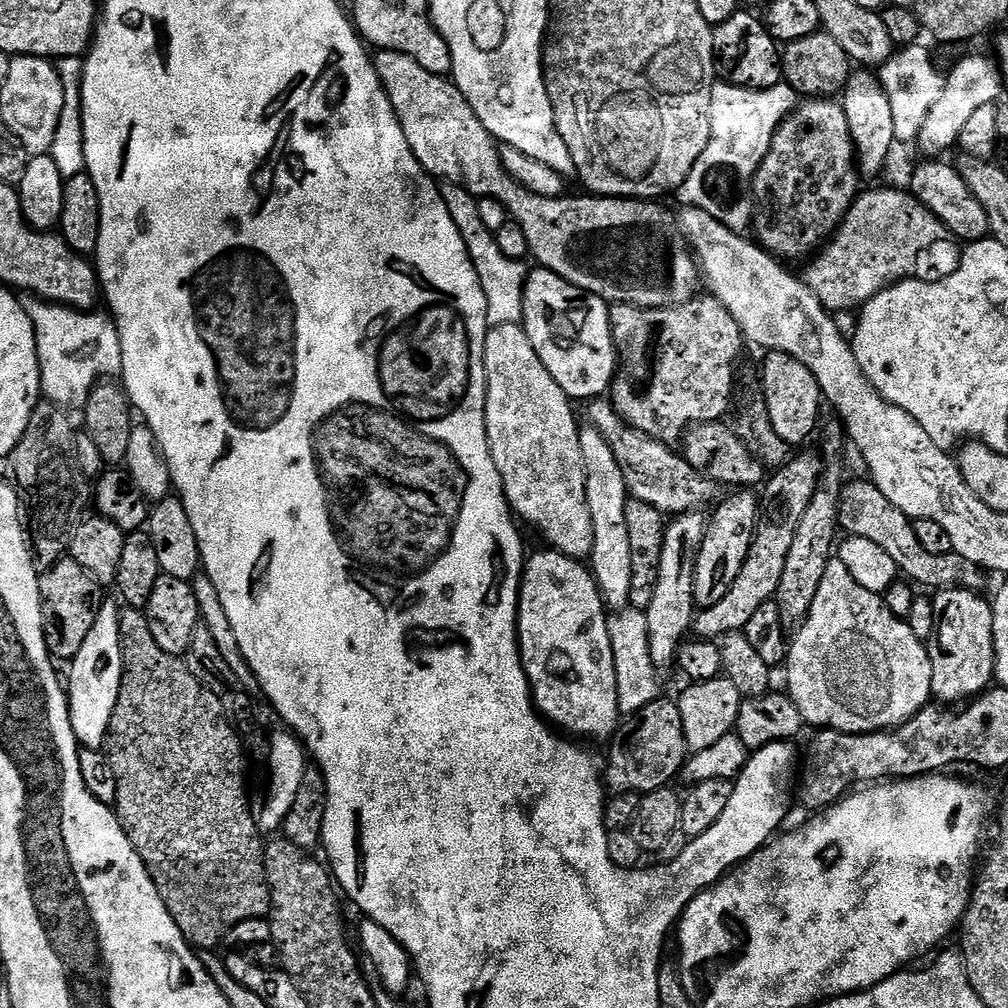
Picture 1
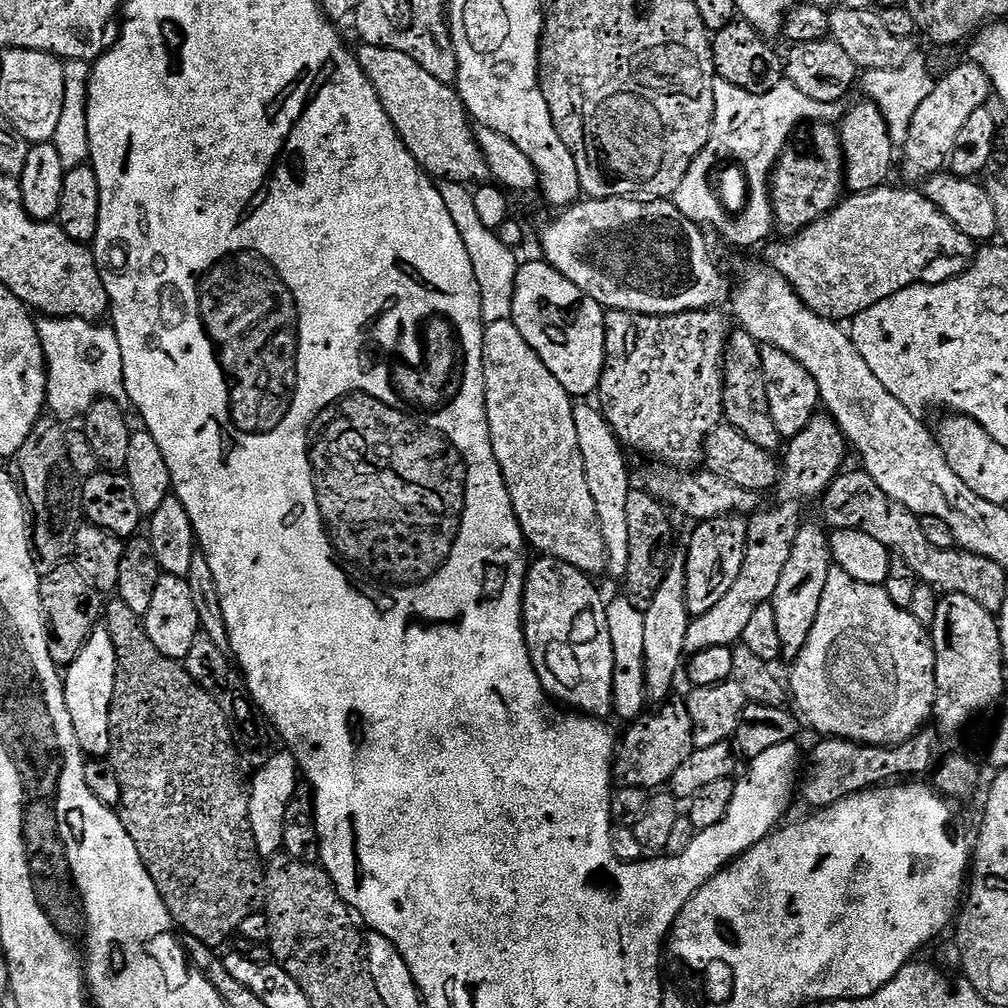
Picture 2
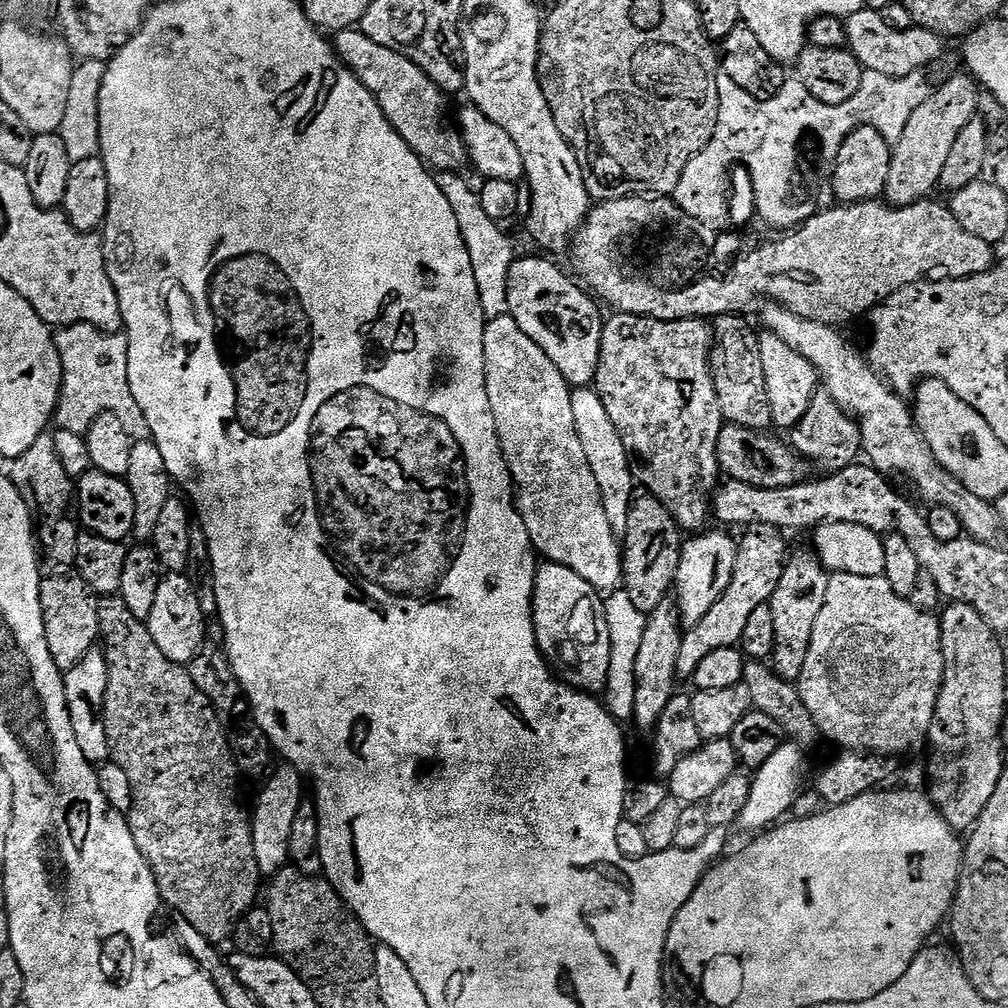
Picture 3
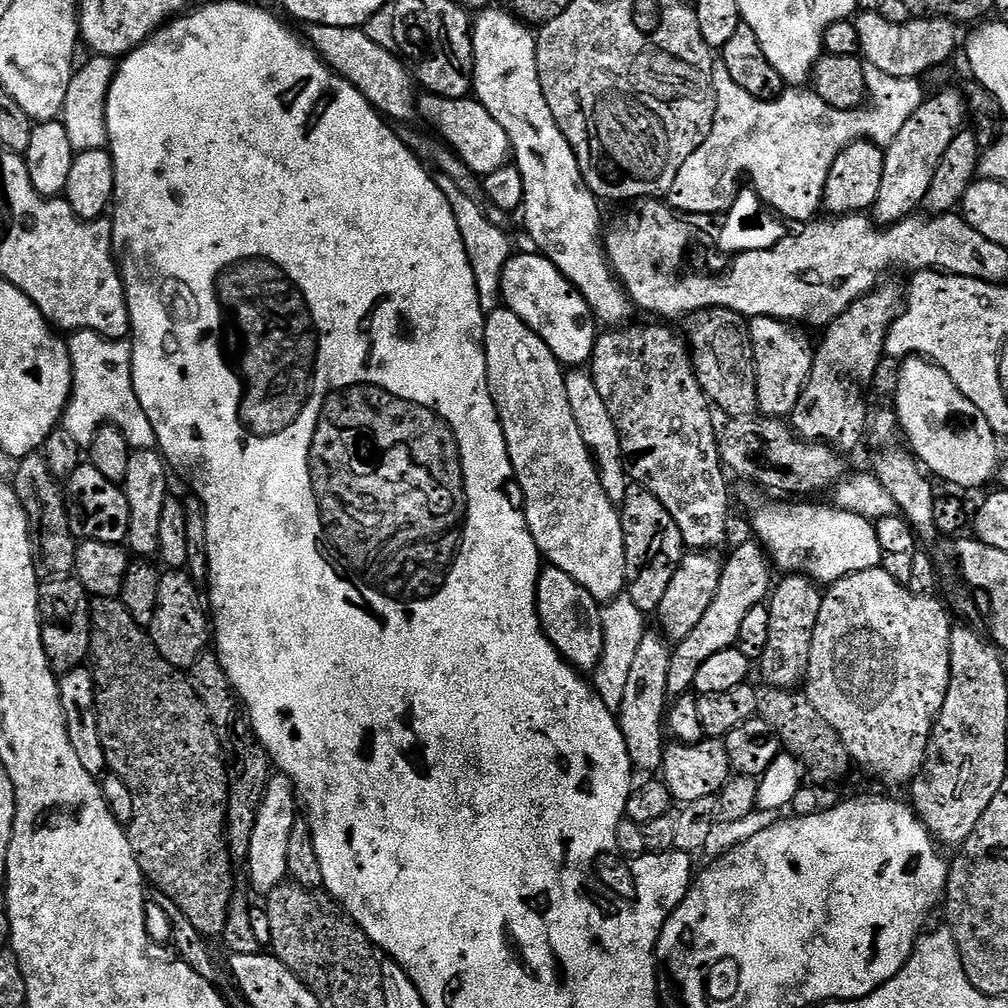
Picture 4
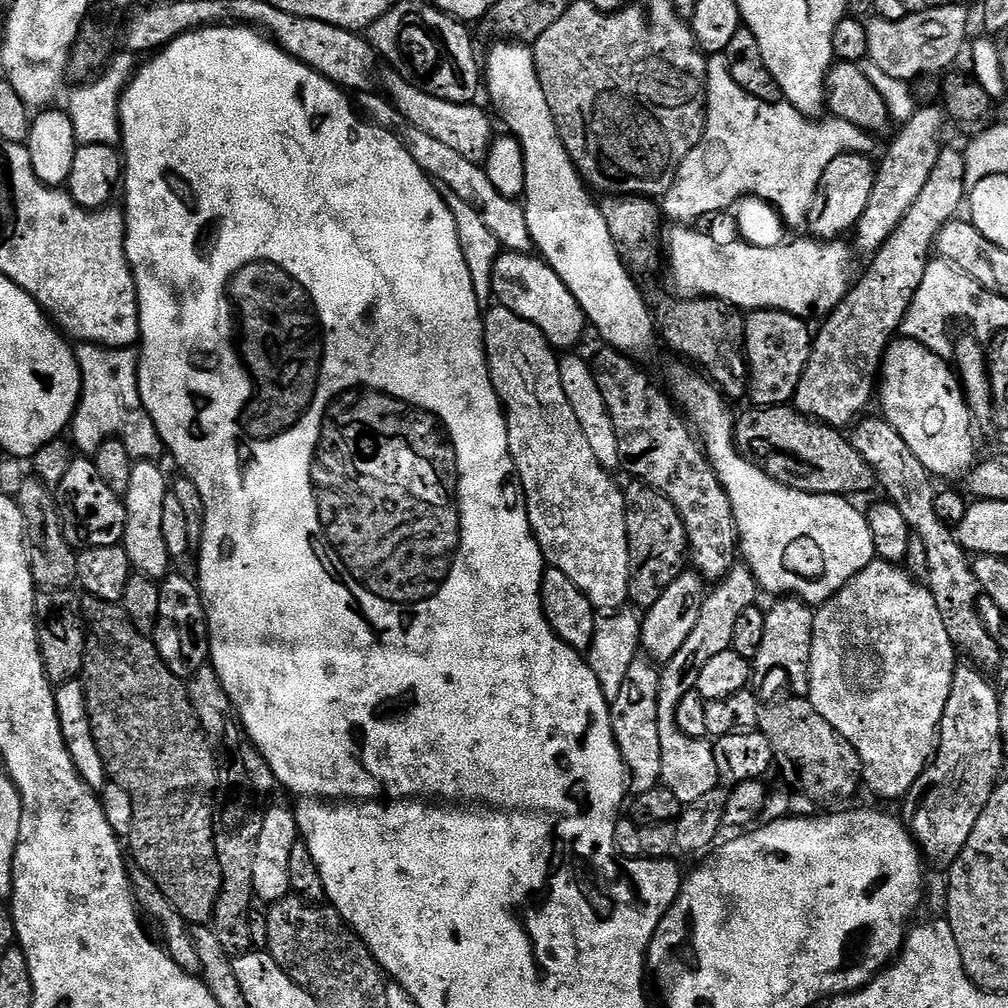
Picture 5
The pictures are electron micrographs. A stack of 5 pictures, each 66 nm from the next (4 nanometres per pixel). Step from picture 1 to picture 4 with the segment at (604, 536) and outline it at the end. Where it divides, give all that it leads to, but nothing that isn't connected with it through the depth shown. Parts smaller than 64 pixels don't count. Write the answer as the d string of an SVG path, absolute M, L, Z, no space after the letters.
M572 370L564 377L566 382L566 398L570 398L570 410L574 410L574 422L578 422L578 430L582 430L582 438L592 452L596 461L596 469L602 482L602 490L619 506L626 498L626 490L630 486L628 469L624 466L624 455L620 449L618 430L614 426L614 418L610 418L610 410L606 410L606 402L602 402L602 394L598 394L598 386L594 386L591 375L584 370Z

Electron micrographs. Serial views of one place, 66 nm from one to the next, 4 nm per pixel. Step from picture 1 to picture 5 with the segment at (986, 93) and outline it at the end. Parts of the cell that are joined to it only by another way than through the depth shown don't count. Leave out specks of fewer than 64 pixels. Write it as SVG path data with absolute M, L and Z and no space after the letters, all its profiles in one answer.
M921 107L911 119L903 123L901 127L903 129L893 142L883 164L881 162L877 169L870 202L866 205L866 210L854 229L854 237L856 236L854 248L859 255L861 252L865 258L875 256L880 251L880 247L888 241L890 234L898 230L910 206L918 202L918 194L926 186L926 181L930 178L935 163L938 162L938 154L944 147L942 141L944 120L946 121L946 116L942 110L940 112L936 108Z

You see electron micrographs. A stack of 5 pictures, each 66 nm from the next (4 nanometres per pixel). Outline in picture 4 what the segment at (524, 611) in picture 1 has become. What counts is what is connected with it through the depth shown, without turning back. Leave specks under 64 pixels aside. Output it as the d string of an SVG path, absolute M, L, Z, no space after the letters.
M541 567L536 587L536 609L540 615L540 626L565 661L584 674L592 674L602 658L601 607L601 601L595 600L590 590L578 586L578 582L574 582L566 570Z

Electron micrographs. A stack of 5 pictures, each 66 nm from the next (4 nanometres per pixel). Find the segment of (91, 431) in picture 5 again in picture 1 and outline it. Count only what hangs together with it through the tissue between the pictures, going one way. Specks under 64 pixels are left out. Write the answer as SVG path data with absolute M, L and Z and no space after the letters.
M31 294L22 300L26 314L36 331L36 345L38 346L38 362L40 363L40 391L43 399L57 408L65 410L83 409L90 394L105 378L116 378L122 372L122 346L120 335L116 329L116 321L107 315L95 316L92 310L77 310L65 308L63 304L49 304Z

